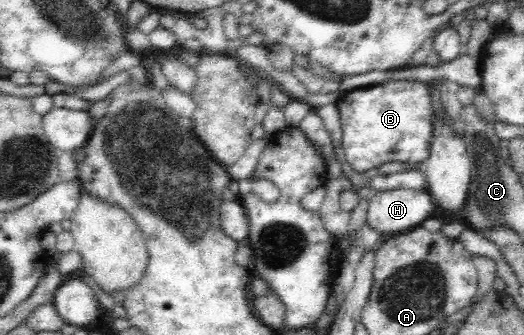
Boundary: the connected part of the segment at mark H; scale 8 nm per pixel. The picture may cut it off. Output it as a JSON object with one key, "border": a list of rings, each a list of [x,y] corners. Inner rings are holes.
{"border":[[[395,188],[378,191],[368,202],[367,228],[383,239],[409,231],[433,216],[437,204],[425,190]]]}

